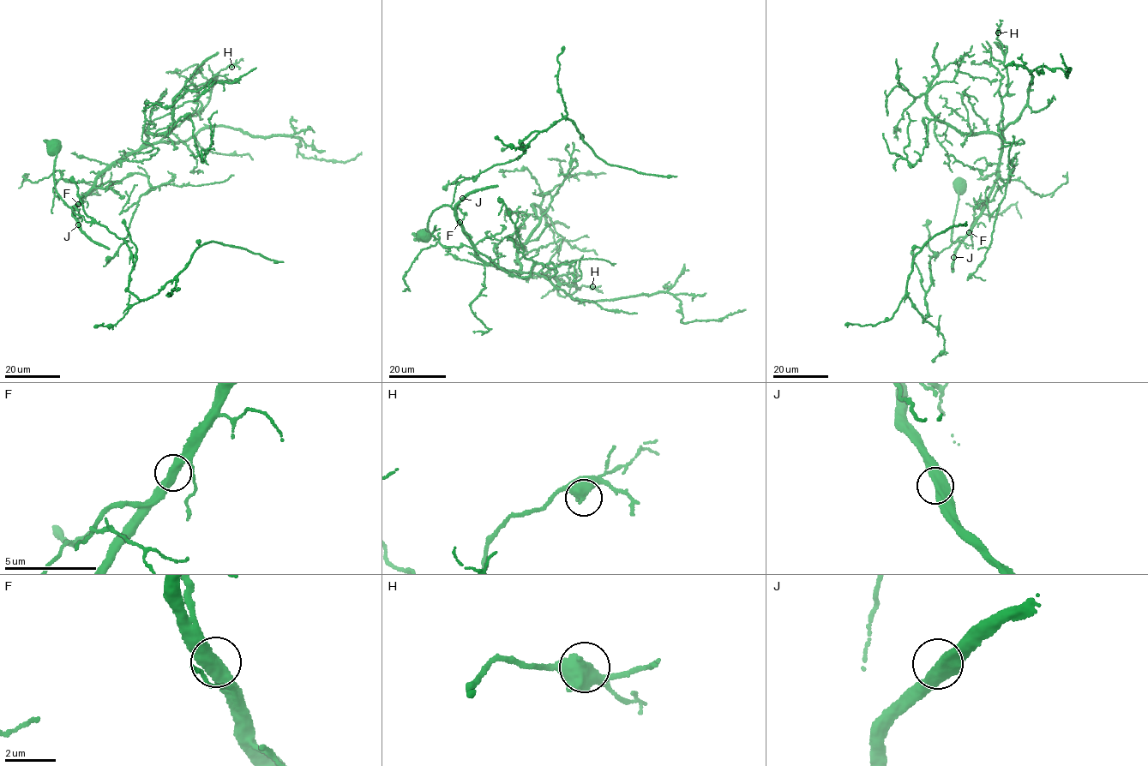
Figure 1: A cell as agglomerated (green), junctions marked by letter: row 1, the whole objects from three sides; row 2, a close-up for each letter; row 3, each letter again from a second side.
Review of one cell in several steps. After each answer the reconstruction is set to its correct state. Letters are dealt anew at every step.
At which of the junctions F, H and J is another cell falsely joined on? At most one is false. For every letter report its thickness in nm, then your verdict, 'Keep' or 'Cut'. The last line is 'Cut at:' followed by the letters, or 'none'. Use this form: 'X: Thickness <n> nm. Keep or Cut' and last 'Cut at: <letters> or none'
F: Thickness 500 nm. Keep
H: Thickness 480 nm. Keep
J: Thickness 500 nm. Keep
Cut at: none

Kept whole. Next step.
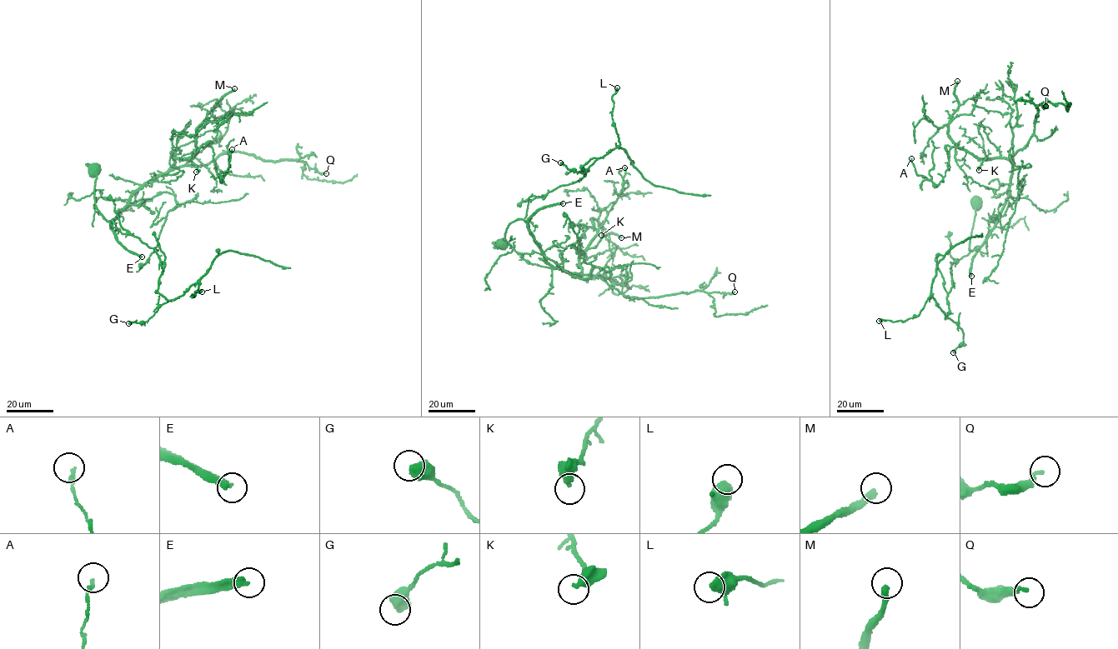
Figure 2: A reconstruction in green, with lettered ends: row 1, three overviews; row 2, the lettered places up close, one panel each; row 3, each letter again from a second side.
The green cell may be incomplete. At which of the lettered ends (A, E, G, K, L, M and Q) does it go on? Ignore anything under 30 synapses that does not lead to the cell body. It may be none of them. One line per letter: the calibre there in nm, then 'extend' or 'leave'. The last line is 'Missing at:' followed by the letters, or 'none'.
A: 190 nm | leave
E: 320 nm | extend
G: 600 nm | leave
K: 400 nm | leave
L: 400 nm | leave
M: 320 nm | extend
Q: 200 nm | leave
Missing at: E, M

